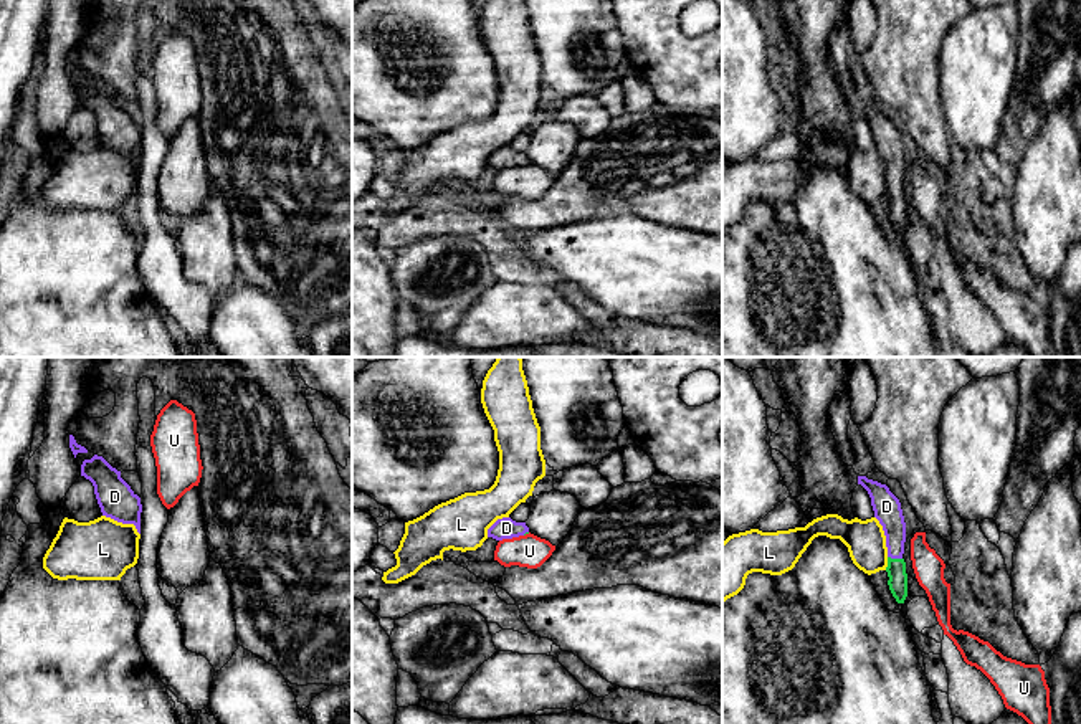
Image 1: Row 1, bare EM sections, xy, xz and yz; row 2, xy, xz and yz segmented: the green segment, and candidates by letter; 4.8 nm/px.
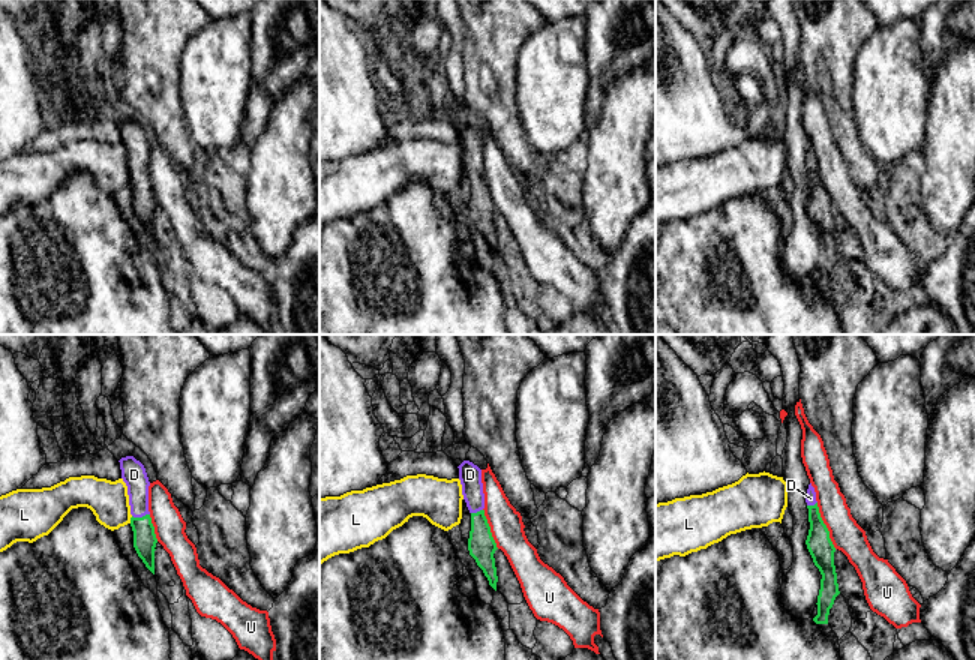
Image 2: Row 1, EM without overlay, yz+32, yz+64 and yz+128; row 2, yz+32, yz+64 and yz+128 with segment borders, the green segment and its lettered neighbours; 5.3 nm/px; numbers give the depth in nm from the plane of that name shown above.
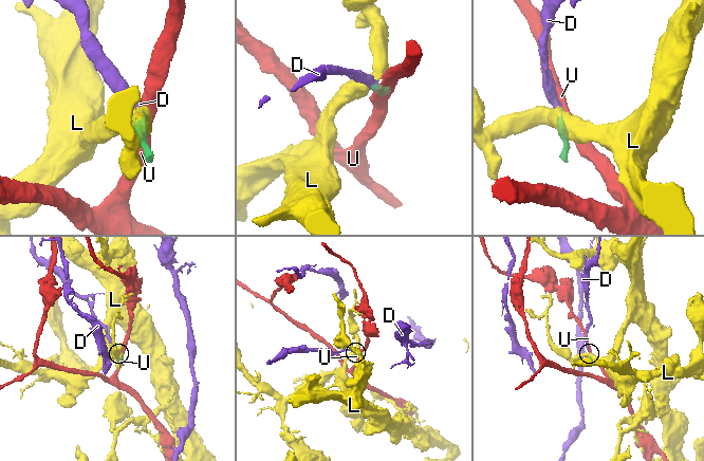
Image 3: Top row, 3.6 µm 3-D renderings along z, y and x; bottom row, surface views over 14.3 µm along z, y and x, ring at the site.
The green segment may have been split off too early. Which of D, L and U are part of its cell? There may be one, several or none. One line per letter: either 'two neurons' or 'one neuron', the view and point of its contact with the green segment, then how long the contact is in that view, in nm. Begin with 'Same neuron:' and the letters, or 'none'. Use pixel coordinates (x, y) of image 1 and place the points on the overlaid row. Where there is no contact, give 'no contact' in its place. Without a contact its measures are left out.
Same neuron: D
D: one neuron; meets green in yz at (895, 559); contact 70 nm long
L: two neurons; meets green in yz at (888, 564); contact 70 nm long
U: two neurons; meets green in xz at (526, 533); contact 40 nm long

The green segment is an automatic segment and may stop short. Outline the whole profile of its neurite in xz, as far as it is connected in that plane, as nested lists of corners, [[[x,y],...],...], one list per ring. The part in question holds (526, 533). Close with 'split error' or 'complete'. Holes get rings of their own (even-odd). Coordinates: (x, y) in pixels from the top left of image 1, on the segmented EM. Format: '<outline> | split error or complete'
[[[502,517],[498,519],[489,529],[488,529],[488,537],[493,537],[496,541],[502,539],[512,539],[529,534],[529,527],[526,522],[516,522],[511,517]]] | split error

